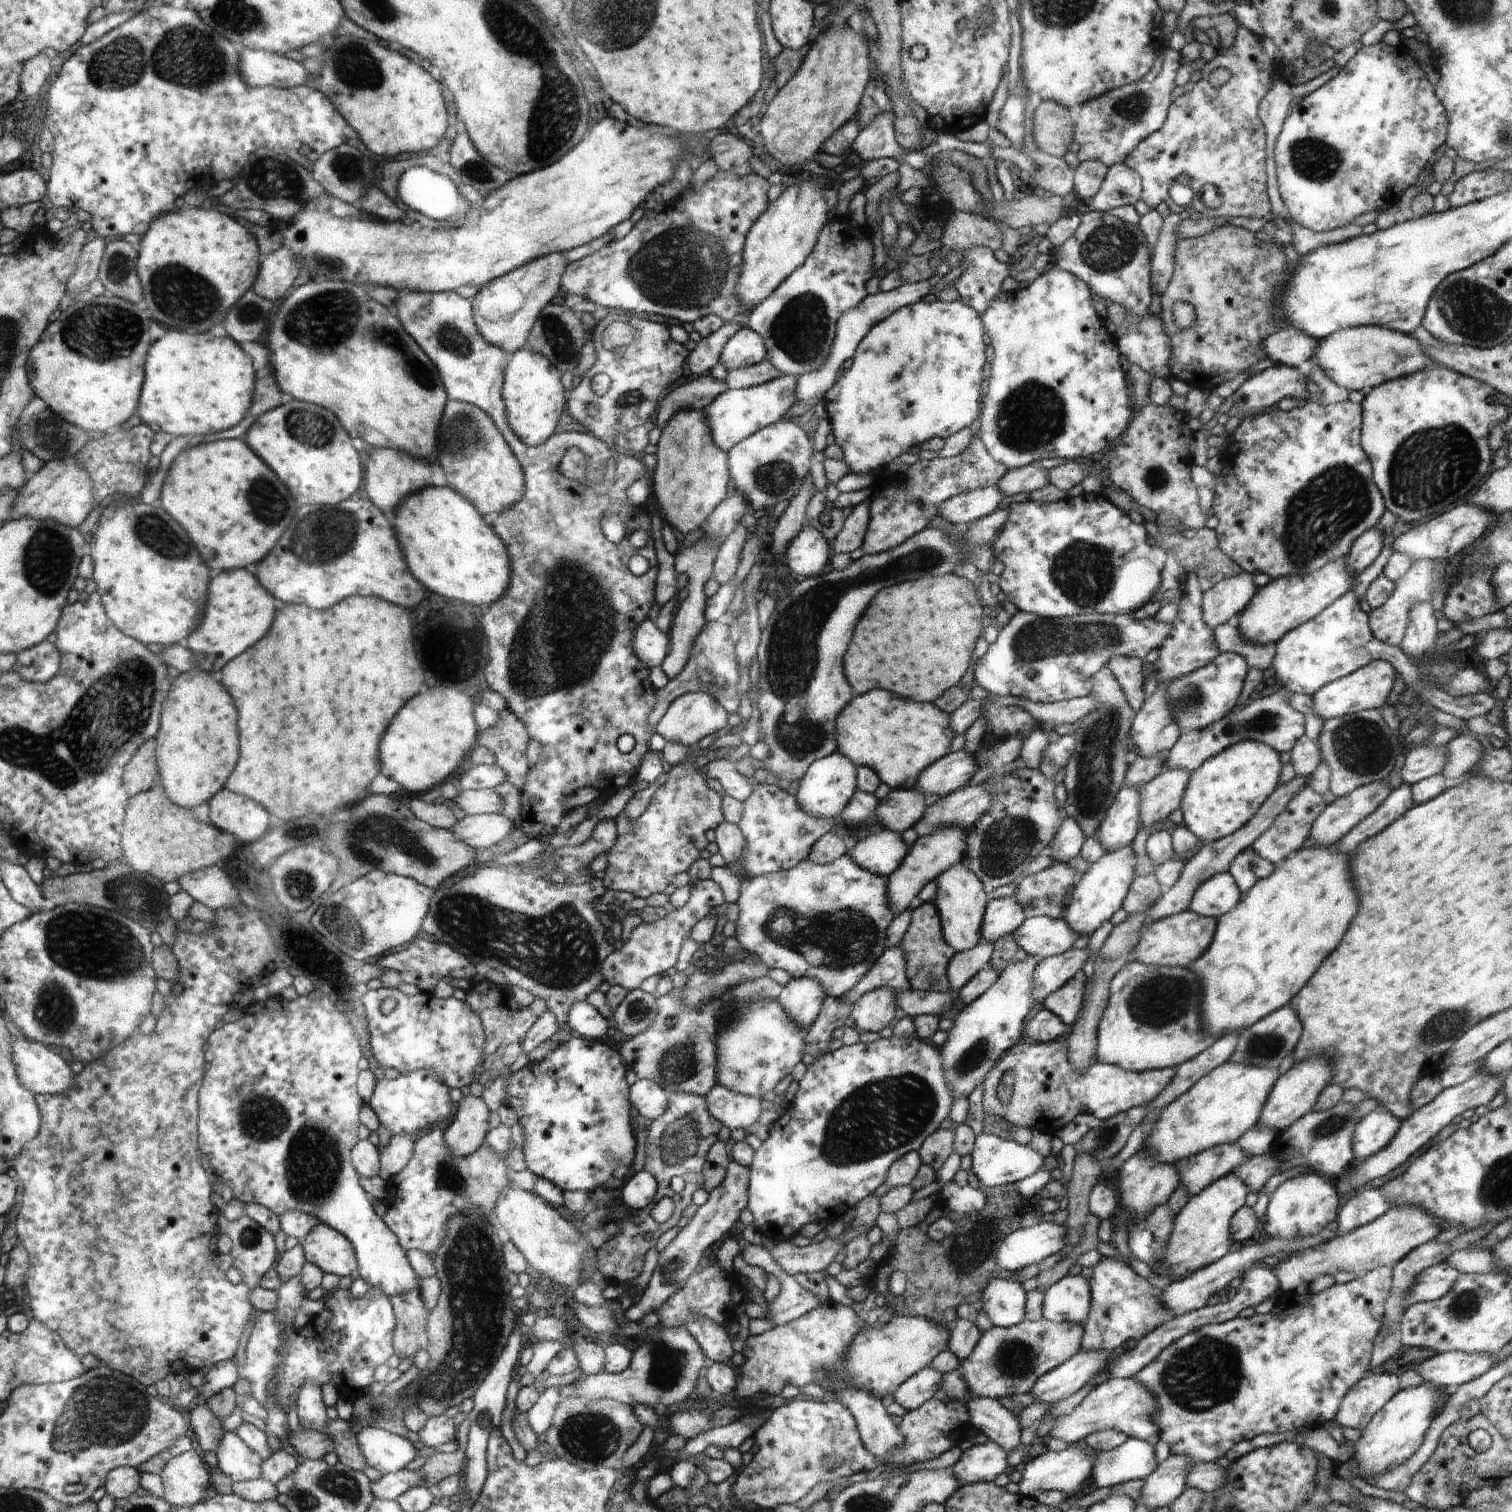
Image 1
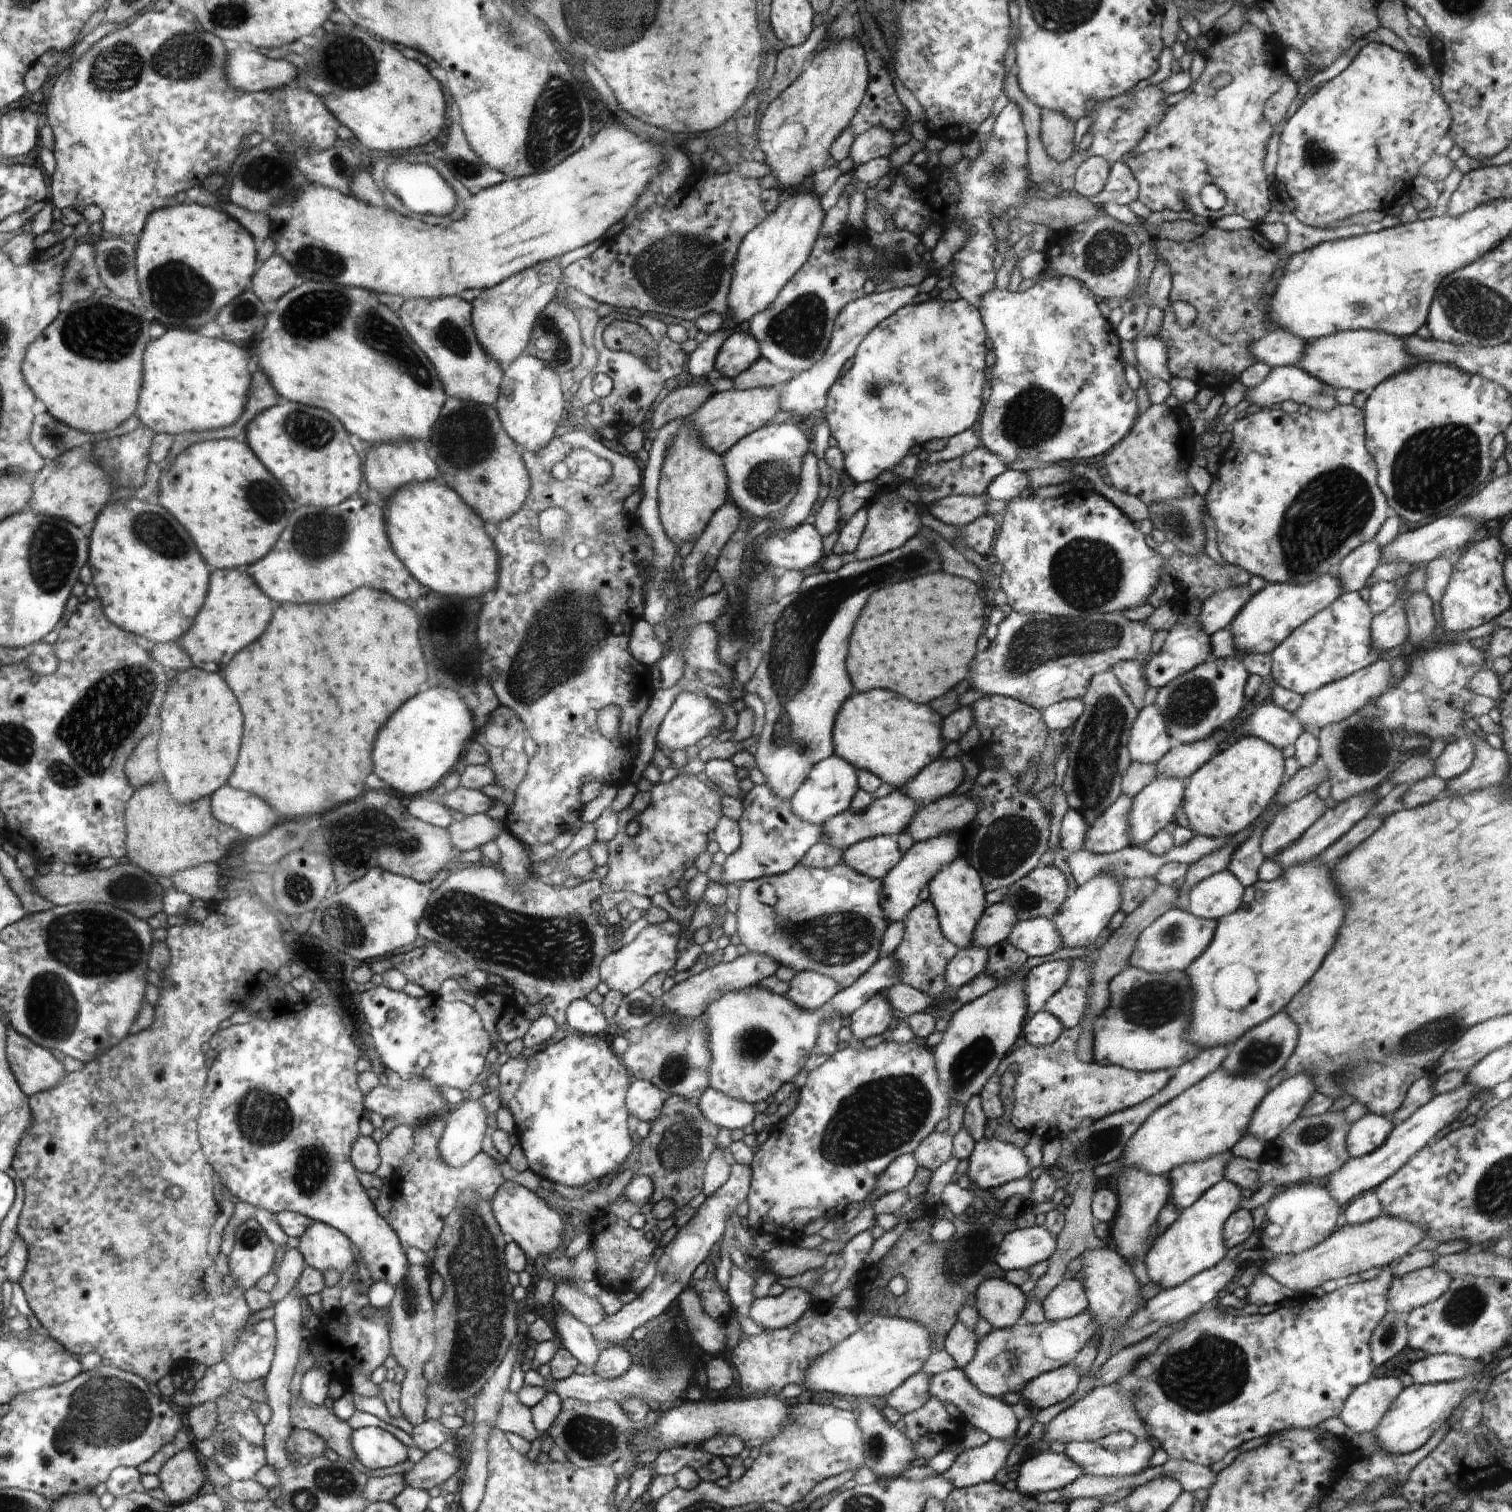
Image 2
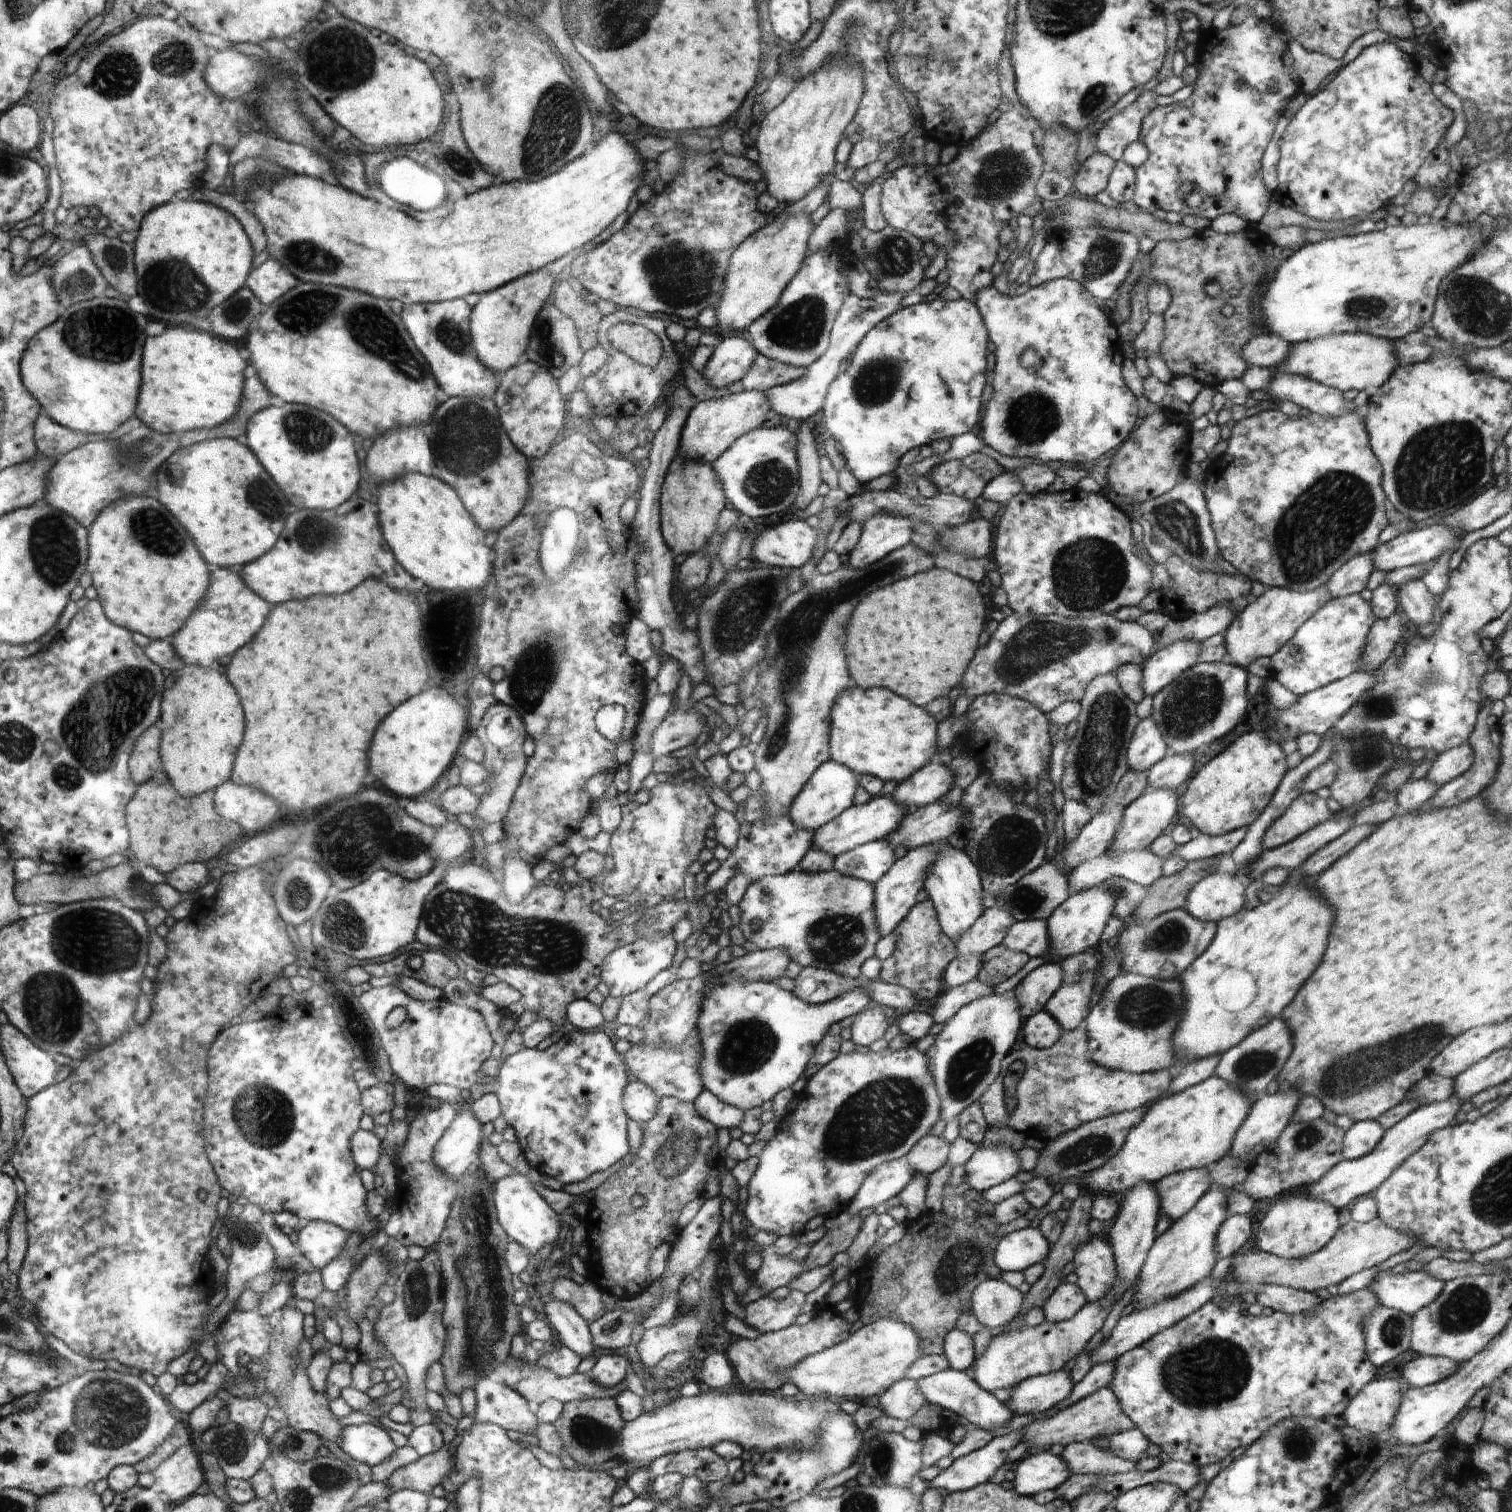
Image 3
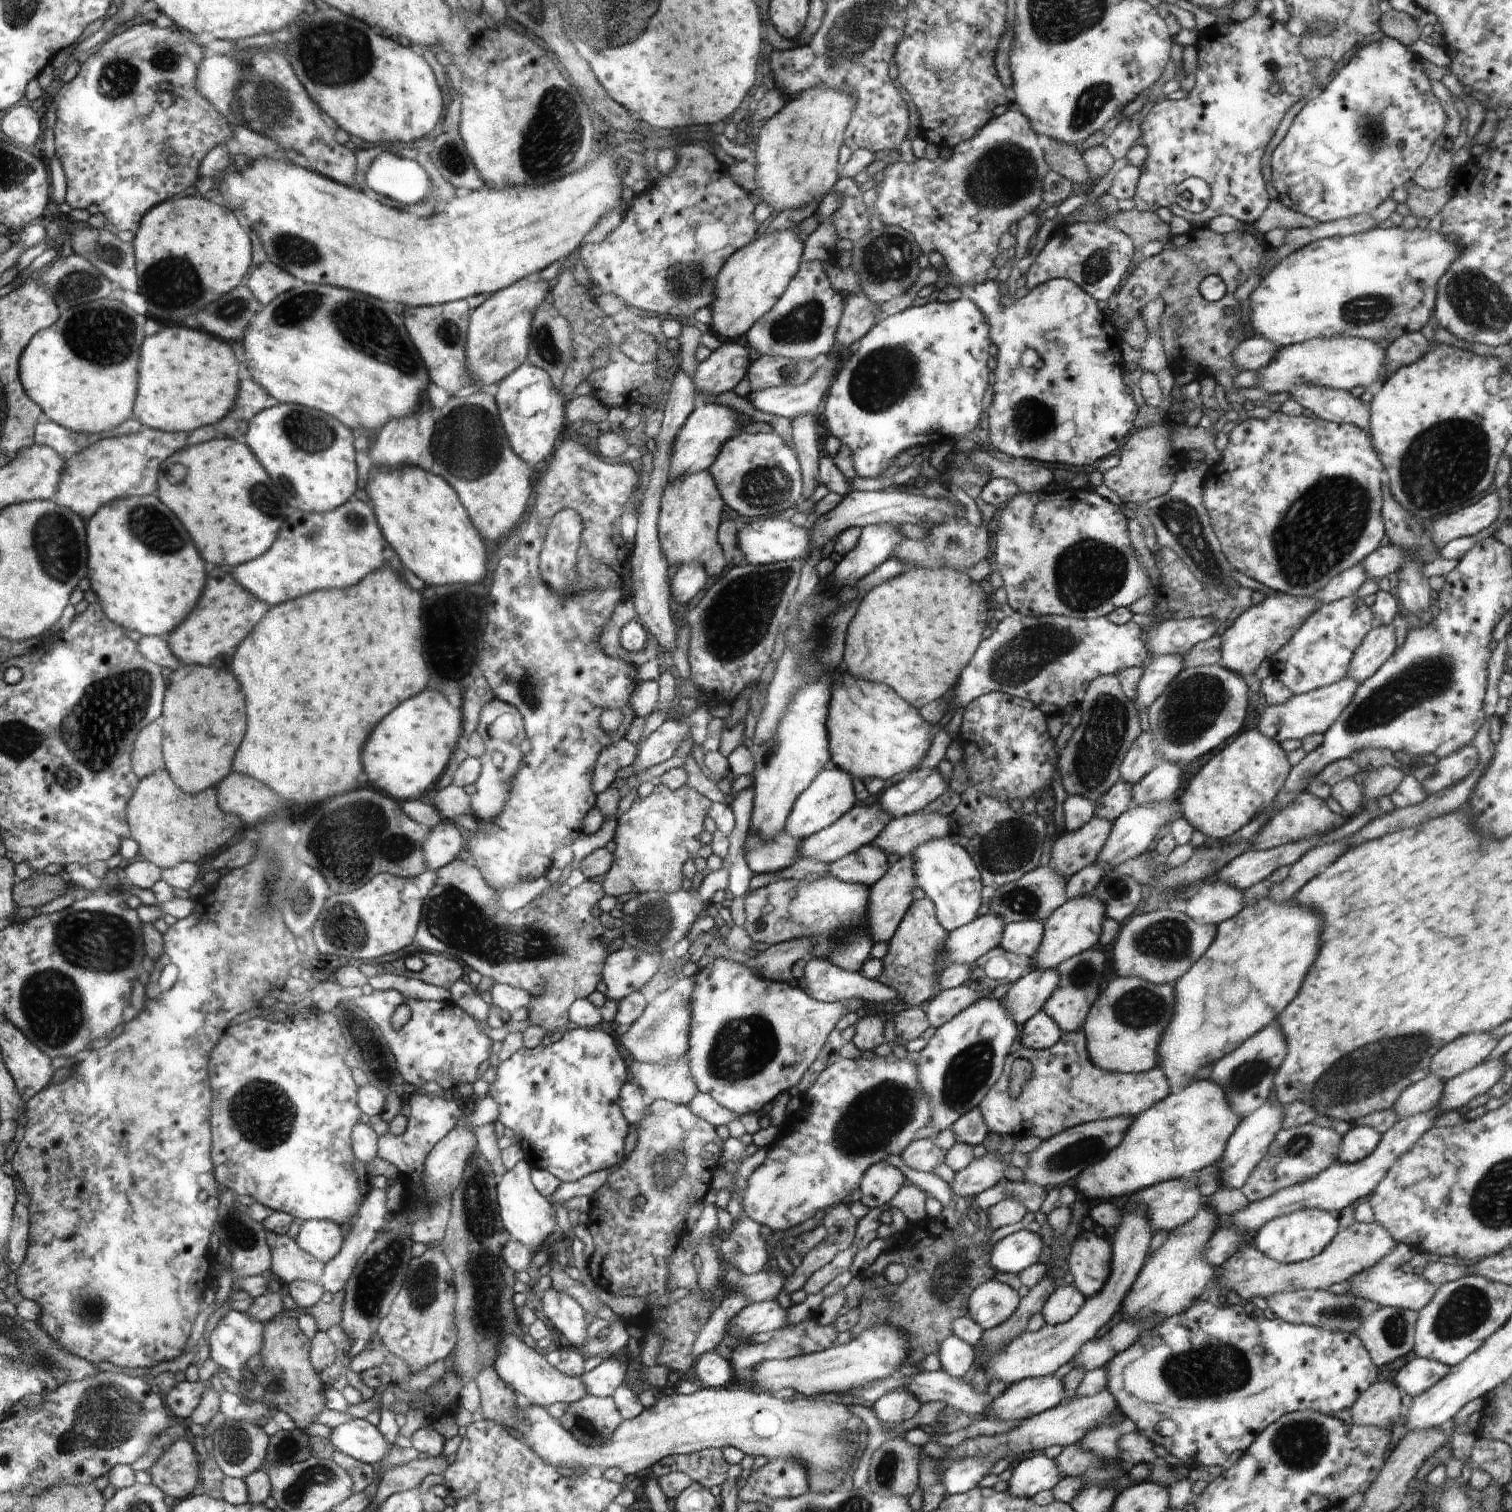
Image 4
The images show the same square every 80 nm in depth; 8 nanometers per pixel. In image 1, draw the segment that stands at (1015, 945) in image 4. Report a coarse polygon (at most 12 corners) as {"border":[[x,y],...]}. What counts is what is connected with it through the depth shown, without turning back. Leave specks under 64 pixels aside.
{"border":[[1025,917],[1015,941],[1039,959],[1078,939],[1065,920]]}

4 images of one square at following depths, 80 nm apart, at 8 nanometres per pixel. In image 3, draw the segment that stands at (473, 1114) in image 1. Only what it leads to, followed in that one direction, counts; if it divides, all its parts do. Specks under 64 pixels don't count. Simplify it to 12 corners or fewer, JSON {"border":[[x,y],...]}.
{"border":[[464,1106],[435,1148],[450,1178],[483,1148],[483,1125]]}

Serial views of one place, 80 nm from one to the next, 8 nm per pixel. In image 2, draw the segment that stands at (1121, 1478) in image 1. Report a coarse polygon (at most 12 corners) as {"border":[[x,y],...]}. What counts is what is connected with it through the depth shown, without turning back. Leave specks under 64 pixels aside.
{"border":[[1140,1439],[1121,1453],[1066,1443],[1085,1475],[1112,1478],[1148,1468],[1155,1449]]}

